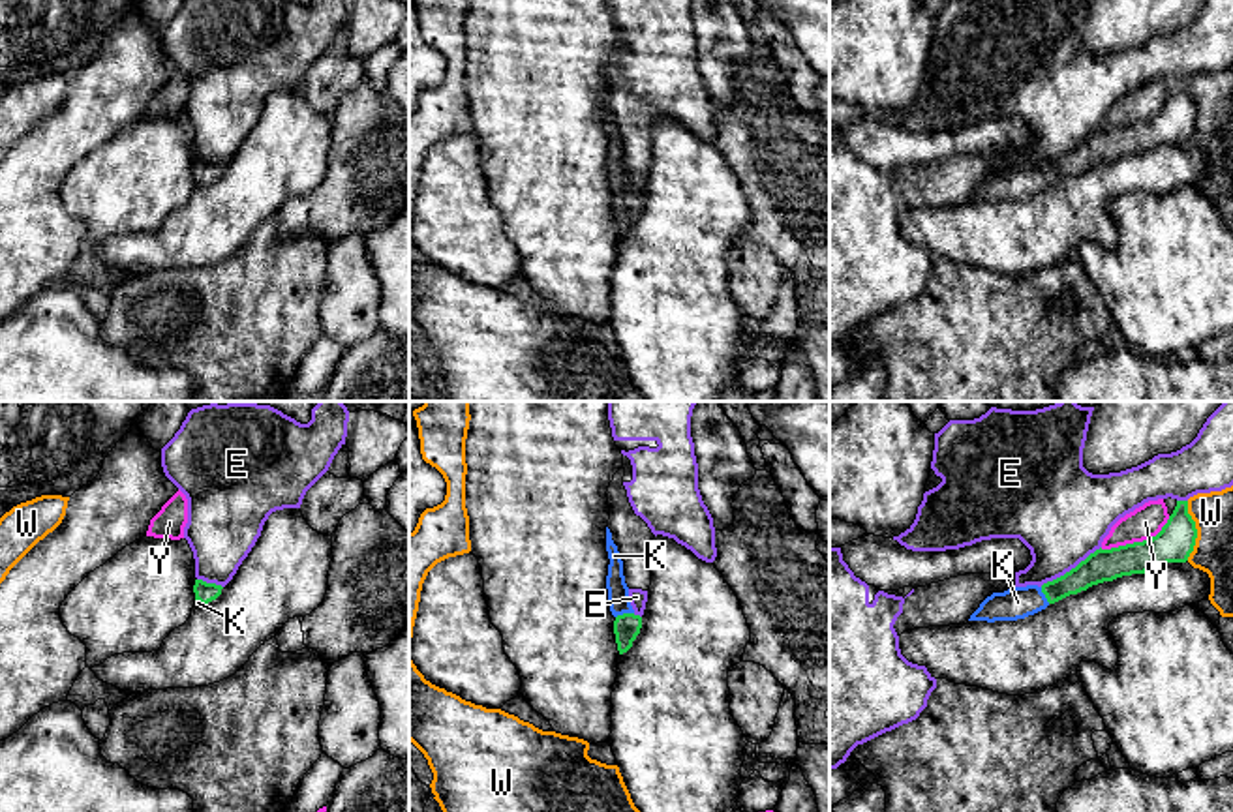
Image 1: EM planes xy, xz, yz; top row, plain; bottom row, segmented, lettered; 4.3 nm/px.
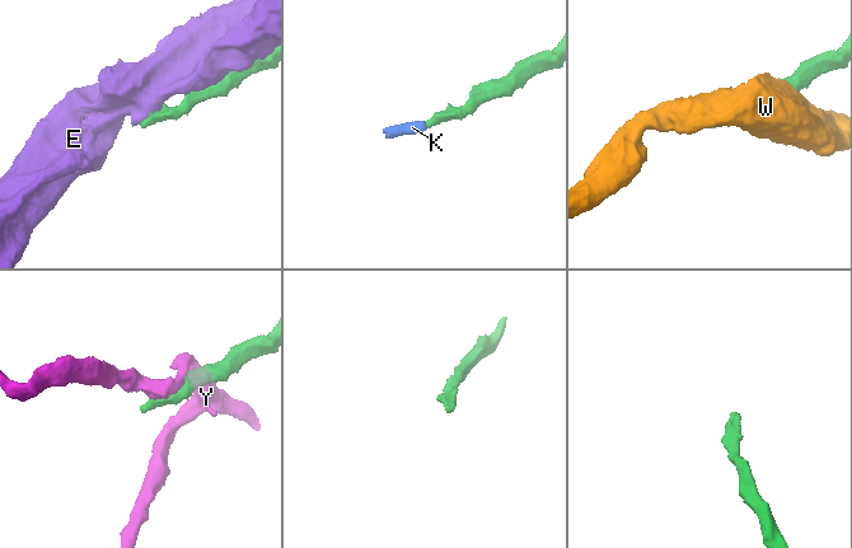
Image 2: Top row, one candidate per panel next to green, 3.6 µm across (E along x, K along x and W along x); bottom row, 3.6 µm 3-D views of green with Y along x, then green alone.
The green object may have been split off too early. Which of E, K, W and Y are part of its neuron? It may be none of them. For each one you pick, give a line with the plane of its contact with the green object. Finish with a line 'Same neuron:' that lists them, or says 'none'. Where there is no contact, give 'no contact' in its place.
K: meets green in xz
Same neuron: K

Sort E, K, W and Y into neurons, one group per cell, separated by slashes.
E / K / W / Y

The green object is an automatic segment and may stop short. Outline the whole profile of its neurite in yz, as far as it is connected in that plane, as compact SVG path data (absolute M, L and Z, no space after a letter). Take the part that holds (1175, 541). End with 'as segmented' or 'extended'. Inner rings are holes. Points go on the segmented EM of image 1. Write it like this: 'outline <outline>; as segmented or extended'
outline M1177 501L1162 531L1143 542L1111 549L1096 549L1064 576L1038 585L1012 587L993 593L968 621L1017 621L1045 609L1070 594L1122 576L1145 574L1160 564L1186 563L1197 538L1195 521L1188 514L1188 501Z; extended

